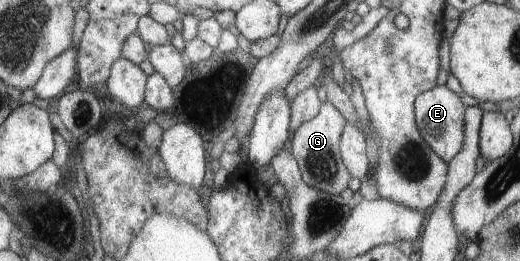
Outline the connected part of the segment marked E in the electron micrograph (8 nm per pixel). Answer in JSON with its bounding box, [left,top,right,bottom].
[413,85,464,163]

